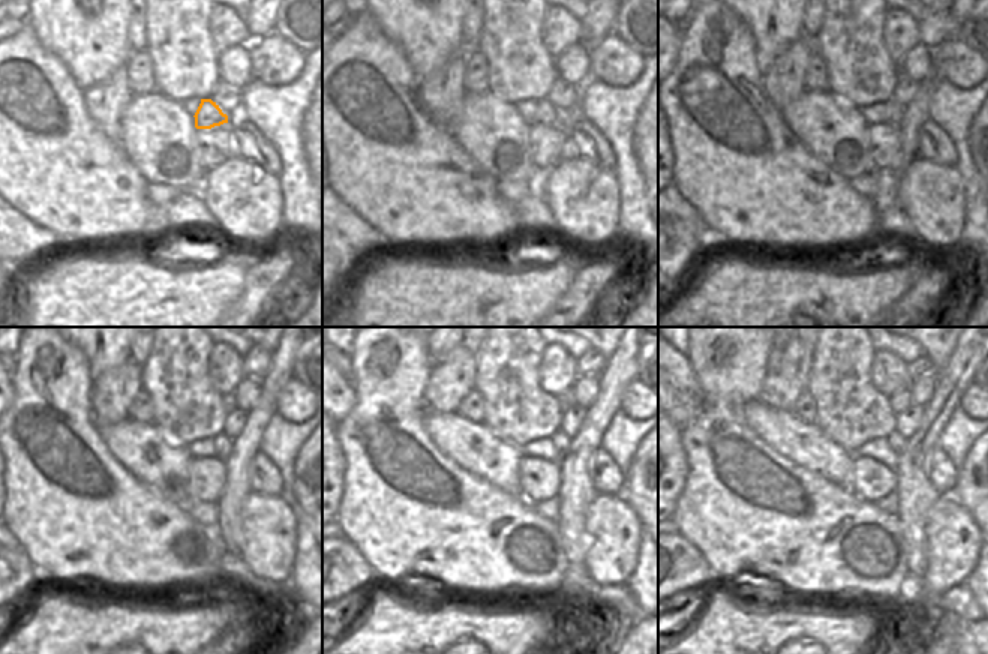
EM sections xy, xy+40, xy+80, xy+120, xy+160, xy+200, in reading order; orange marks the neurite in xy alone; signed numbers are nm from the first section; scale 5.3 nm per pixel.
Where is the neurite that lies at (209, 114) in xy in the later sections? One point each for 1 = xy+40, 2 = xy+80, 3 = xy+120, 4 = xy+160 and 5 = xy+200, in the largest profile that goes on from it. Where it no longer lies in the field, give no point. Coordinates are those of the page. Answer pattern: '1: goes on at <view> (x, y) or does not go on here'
1: goes on at xy+40 (547, 114)
2: goes on at xy+80 (892, 111)
3: goes on at xy+120 (224, 444)
4: goes on at xy+160 (561, 443)
5: goes on at xy+200 (897, 443)

